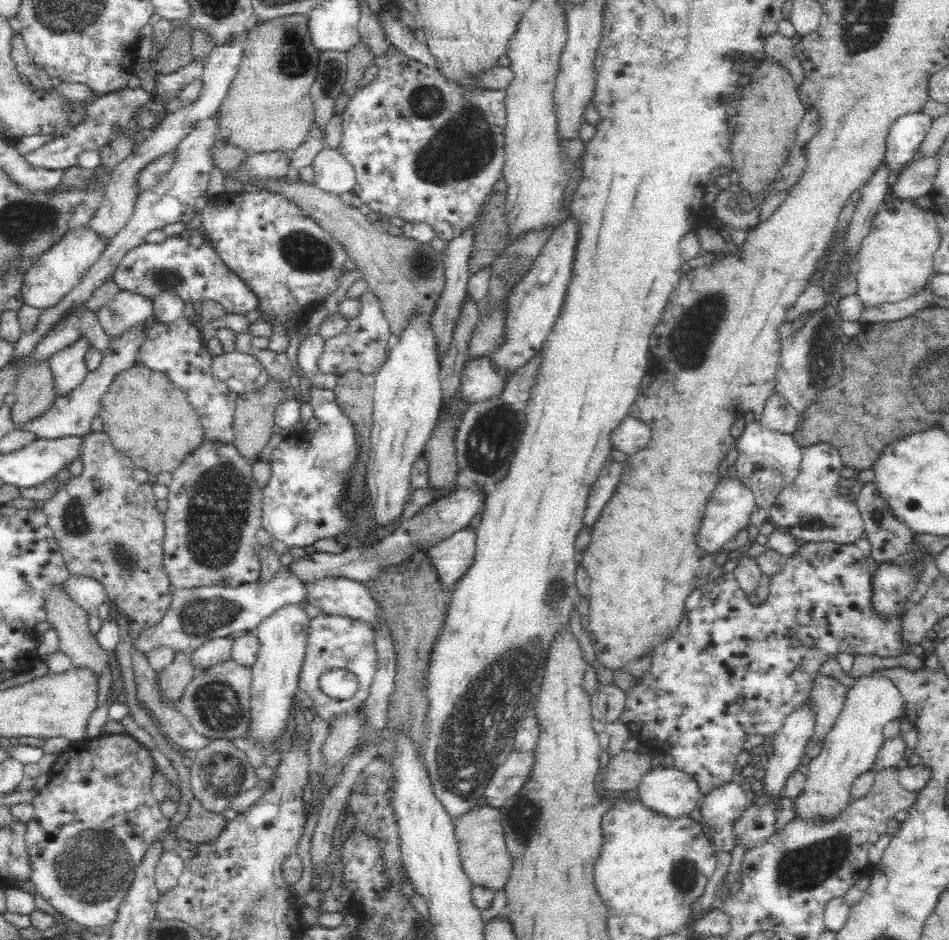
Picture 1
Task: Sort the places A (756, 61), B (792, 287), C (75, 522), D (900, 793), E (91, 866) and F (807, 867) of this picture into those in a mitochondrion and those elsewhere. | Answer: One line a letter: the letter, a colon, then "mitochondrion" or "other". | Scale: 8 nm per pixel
A: other
B: other
C: mitochondrion
D: other
E: mitochondrion
F: mitochondrion

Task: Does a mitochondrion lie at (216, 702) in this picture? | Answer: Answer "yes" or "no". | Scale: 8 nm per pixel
yes

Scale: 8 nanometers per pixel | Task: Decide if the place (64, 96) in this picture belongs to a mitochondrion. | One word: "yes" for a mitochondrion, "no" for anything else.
no

